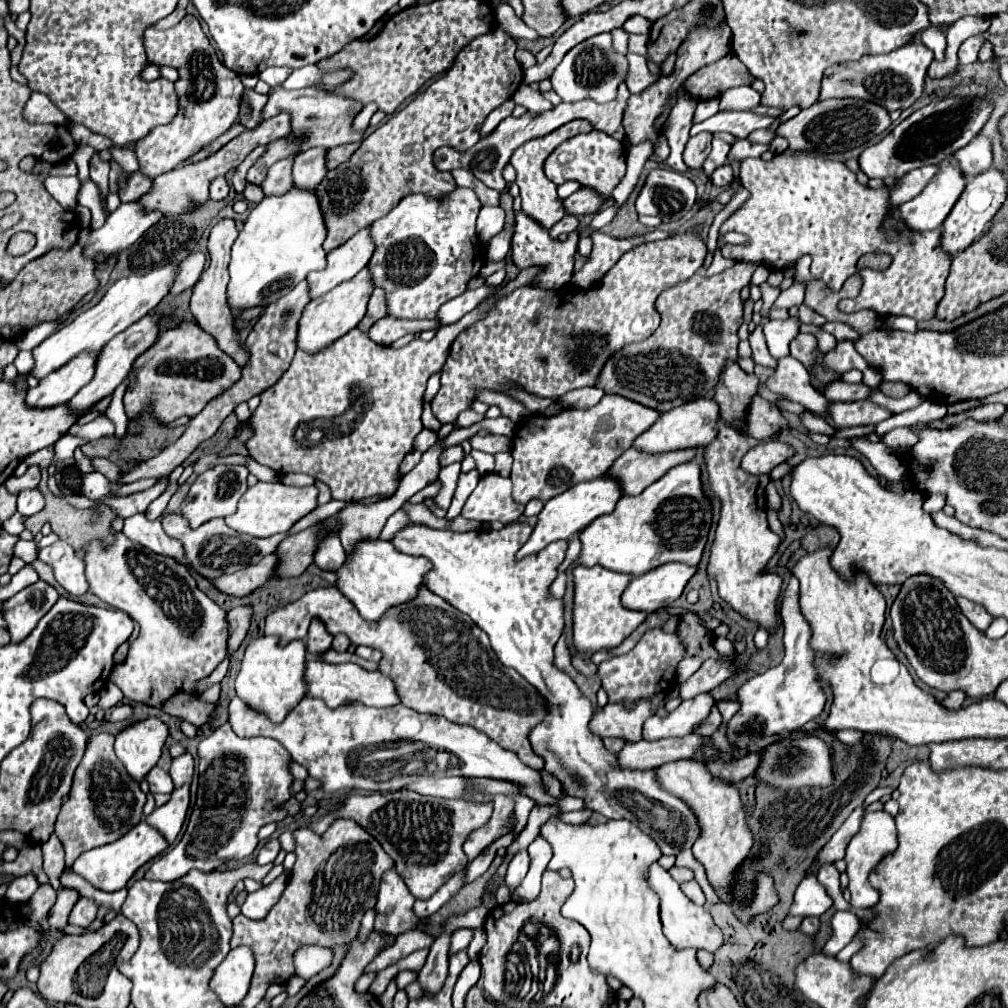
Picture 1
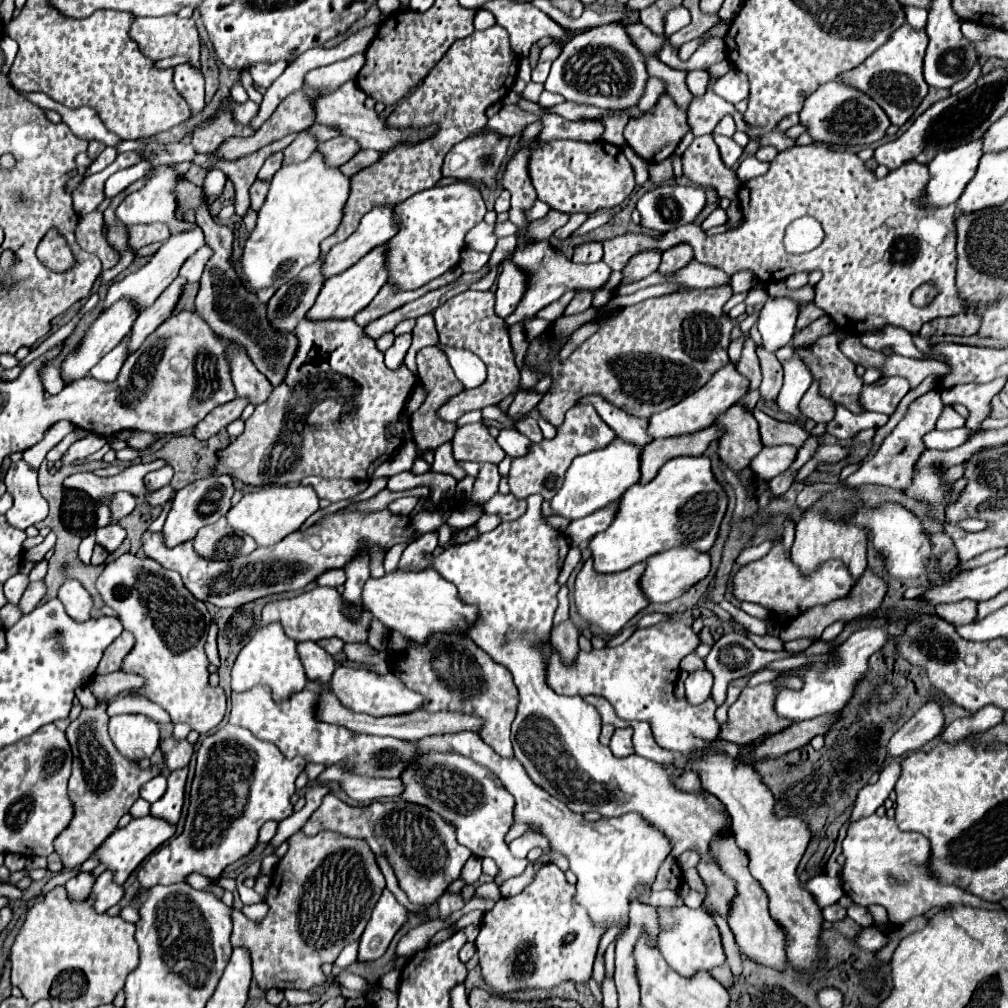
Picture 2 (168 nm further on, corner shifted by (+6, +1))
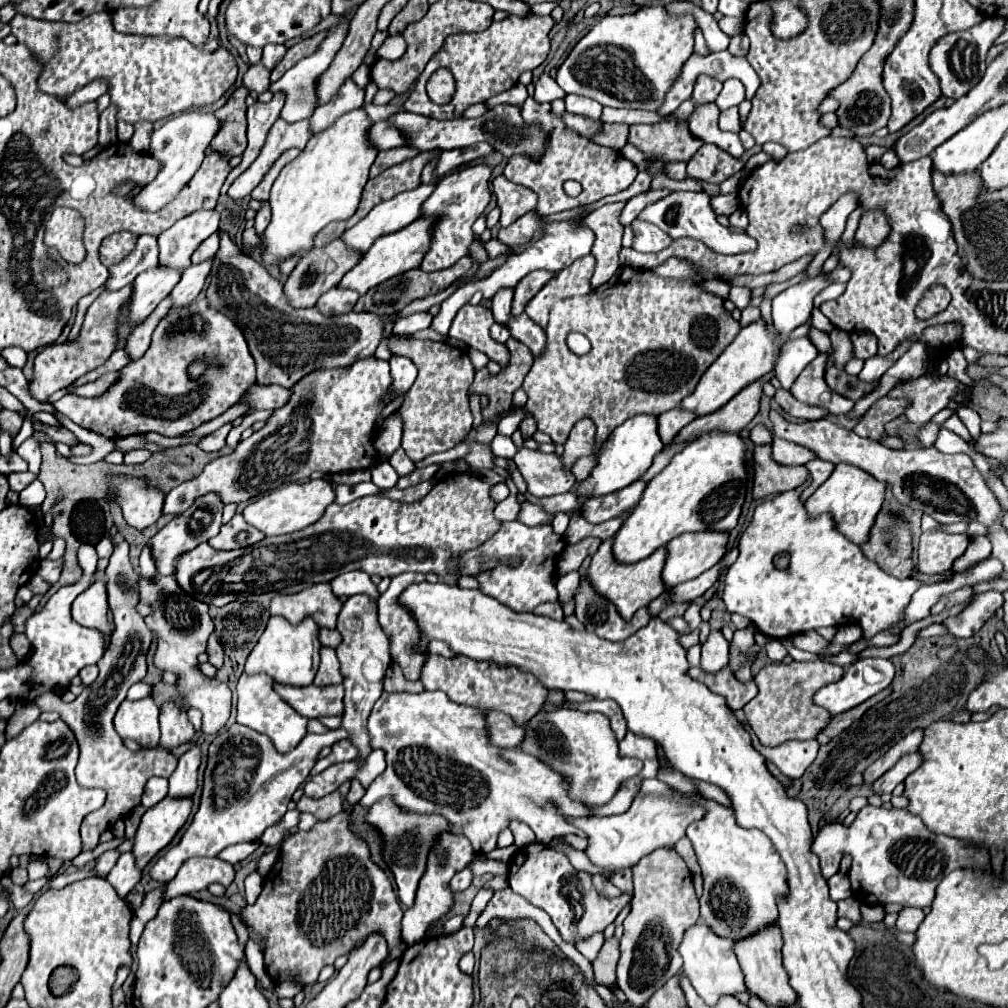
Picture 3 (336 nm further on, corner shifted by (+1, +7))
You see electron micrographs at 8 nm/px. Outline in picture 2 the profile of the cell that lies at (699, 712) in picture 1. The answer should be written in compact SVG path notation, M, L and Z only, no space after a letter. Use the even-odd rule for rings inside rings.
M708 668L690 672L690 676L686 678L686 698L688 698L688 702L700 704L702 700L710 698L710 690L712 690L712 672Z

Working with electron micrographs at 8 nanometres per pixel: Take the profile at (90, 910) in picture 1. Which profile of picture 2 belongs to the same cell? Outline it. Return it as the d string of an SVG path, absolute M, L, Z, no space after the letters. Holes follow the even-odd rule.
M110 870L100 874L96 878L96 884L92 888L92 898L94 898L94 908L96 912L106 912L110 906L118 904L124 896L124 888L114 882L114 876Z

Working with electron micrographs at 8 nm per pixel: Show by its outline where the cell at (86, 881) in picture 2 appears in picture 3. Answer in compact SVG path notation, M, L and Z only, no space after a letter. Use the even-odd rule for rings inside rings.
M109 850L109 852L101 854L101 856L95 860L95 868L93 868L95 874L101 876L101 878L105 878L105 876L109 874L111 866L117 862L117 858L119 858L119 852L117 852L117 850Z

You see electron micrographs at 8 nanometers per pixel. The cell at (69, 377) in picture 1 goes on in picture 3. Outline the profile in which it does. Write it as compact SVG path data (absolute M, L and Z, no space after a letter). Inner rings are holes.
M151 268L143 274L139 274L133 282L133 292L131 300L125 306L125 322L137 324L143 318L147 318L153 308L169 296L173 286L179 282L181 270L171 270L171 268Z

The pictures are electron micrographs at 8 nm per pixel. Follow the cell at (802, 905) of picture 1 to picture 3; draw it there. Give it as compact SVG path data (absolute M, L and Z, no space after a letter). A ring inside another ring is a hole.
M837 872L837 874L833 874L827 882L829 882L829 888L831 888L831 898L833 898L835 902L845 900L845 898L852 896L853 891L851 889L850 880L847 878L847 874Z

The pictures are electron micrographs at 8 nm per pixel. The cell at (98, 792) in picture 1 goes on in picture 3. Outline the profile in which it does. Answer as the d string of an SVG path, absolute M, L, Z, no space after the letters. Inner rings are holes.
M107 532L107 538L113 542L113 554L109 558L109 566L105 570L107 574L107 592L109 592L109 608L113 610L115 616L115 630L111 636L111 644L105 650L103 658L97 662L99 666L99 676L93 684L83 688L83 692L71 703L65 703L61 698L53 696L51 692L44 693L35 700L41 712L59 712L63 722L73 730L77 744L79 744L79 764L75 768L77 782L79 786L105 786L107 800L105 804L87 814L83 824L81 824L81 842L83 842L83 852L93 850L99 846L101 834L105 830L111 830L113 824L127 816L135 806L141 802L141 794L145 788L145 782L155 776L157 772L165 772L165 778L169 778L177 766L177 758L157 746L151 750L141 750L141 752L131 752L125 748L121 736L113 728L113 716L119 708L119 704L125 700L125 694L129 686L135 682L143 680L147 672L147 662L145 654L151 646L153 634L145 626L143 616L135 612L135 606L139 602L139 588L137 588L137 570L133 570L129 562L129 546L125 538L113 538Z

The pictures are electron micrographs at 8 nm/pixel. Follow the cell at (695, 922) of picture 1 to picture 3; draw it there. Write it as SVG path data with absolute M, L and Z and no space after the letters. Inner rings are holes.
M701 922L693 924L685 932L685 938L681 940L679 954L683 958L683 972L689 976L693 988L707 1004L715 1004L723 994L737 994L745 990L745 976L741 974L737 954L733 952L733 942L725 938L717 938L717 934L709 930L709 926Z

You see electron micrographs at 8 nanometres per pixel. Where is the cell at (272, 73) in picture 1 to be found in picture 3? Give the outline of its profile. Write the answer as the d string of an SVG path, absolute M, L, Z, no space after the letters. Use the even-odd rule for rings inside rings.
M267 44L263 48L263 58L261 58L261 64L267 68L267 70L273 70L285 56L287 48L283 44Z

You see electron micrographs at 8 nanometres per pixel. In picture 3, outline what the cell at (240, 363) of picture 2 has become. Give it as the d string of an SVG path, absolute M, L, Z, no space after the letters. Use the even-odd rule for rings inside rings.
M255 382L253 386L249 386L249 390L245 394L241 394L239 402L247 404L249 410L275 410L279 406L283 406L289 400L289 390L281 388L281 386L261 386L259 382Z

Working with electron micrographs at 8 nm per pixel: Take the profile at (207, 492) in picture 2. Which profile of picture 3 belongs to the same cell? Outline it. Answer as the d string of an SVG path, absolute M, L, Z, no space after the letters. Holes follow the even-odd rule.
M205 494L193 502L193 506L177 516L163 526L153 538L151 538L151 548L153 548L153 558L157 560L157 572L161 576L169 576L175 572L175 558L191 548L195 548L199 542L209 540L211 536L219 534L221 528L221 516L223 516L223 502L219 494Z

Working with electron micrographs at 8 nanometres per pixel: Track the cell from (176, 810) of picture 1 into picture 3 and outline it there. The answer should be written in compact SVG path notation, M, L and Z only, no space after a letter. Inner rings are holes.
M193 746L183 756L179 756L179 764L175 774L169 778L169 798L189 798L197 790L197 770L201 764L201 750Z

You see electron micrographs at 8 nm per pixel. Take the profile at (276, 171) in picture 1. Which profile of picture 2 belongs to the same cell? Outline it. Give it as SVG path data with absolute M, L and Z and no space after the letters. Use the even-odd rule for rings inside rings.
M308 130L298 132L298 138L284 150L284 164L304 162L318 148L318 144L320 142Z

